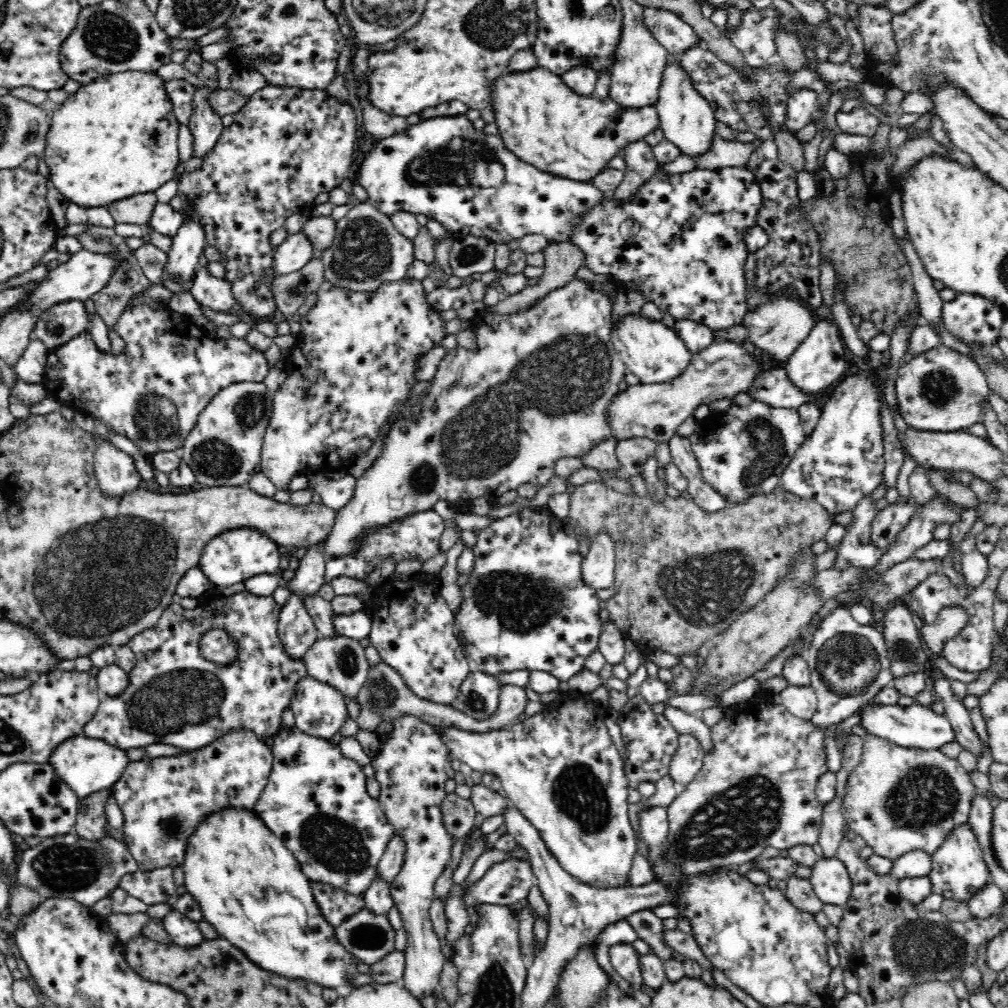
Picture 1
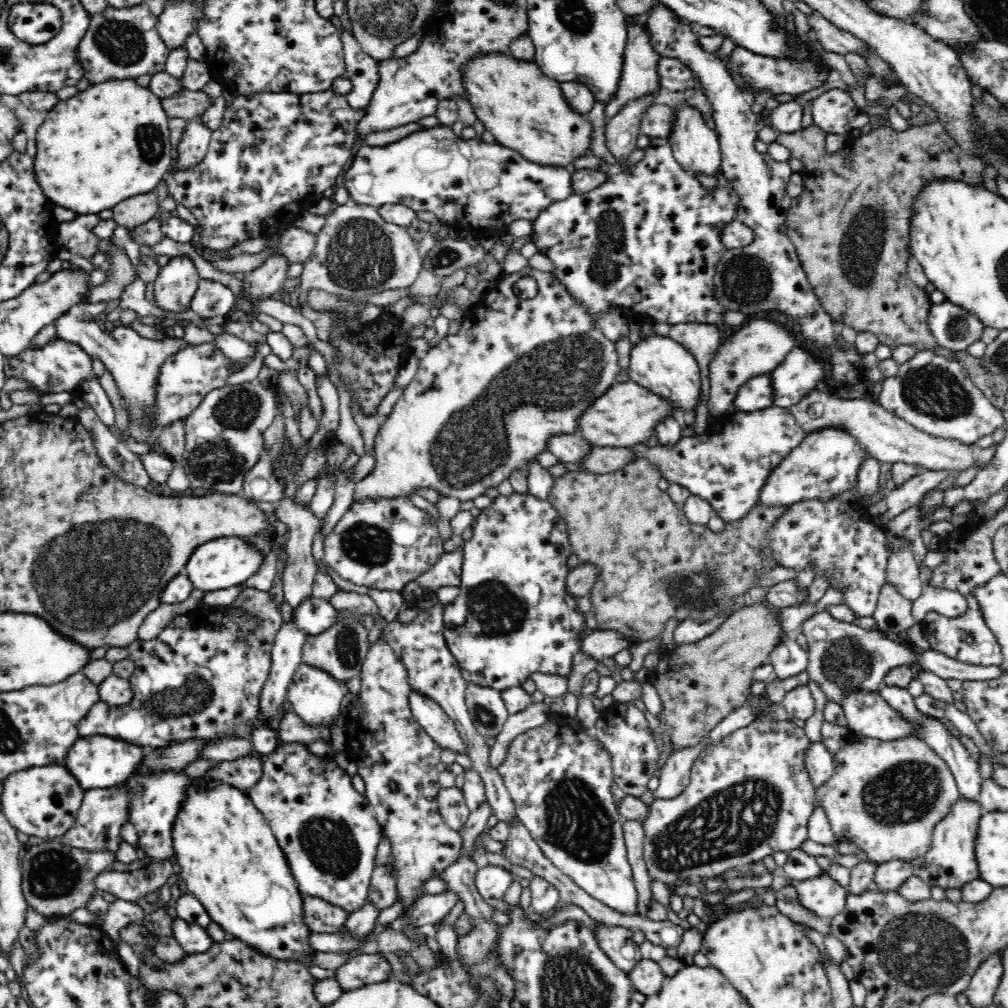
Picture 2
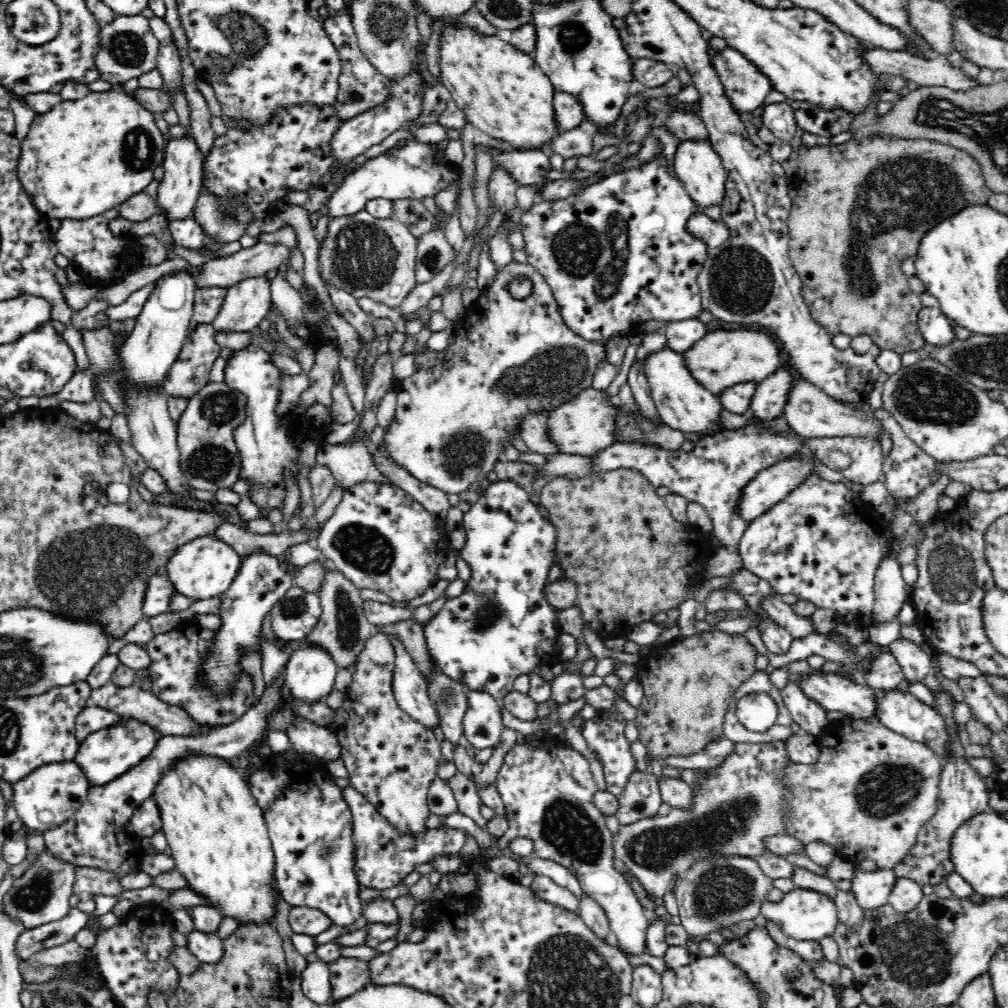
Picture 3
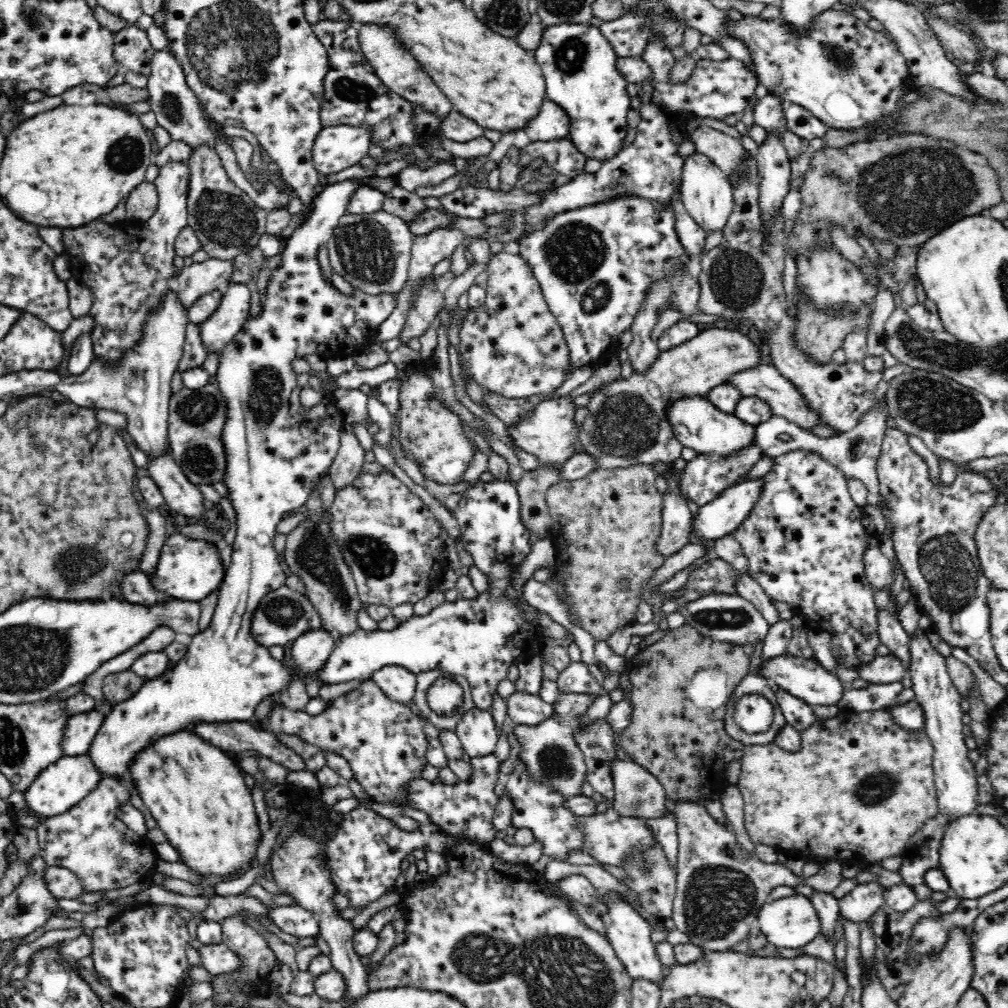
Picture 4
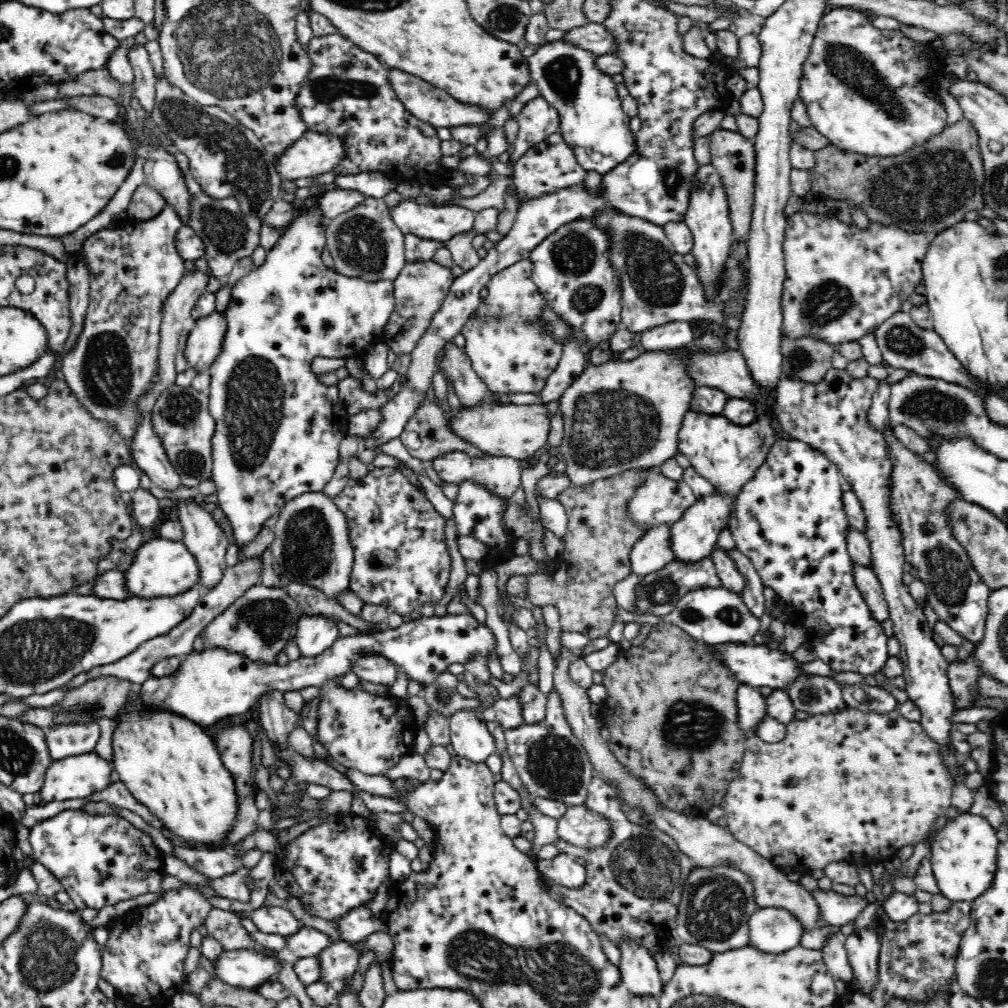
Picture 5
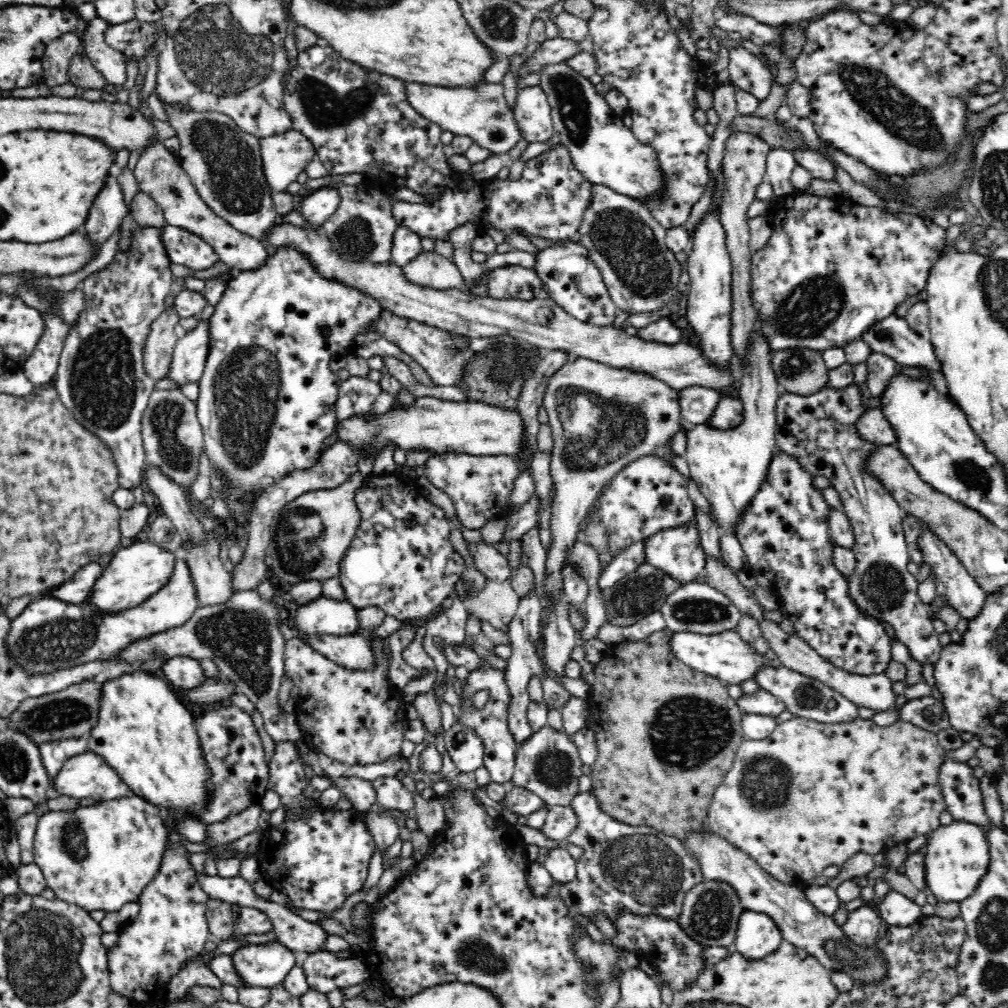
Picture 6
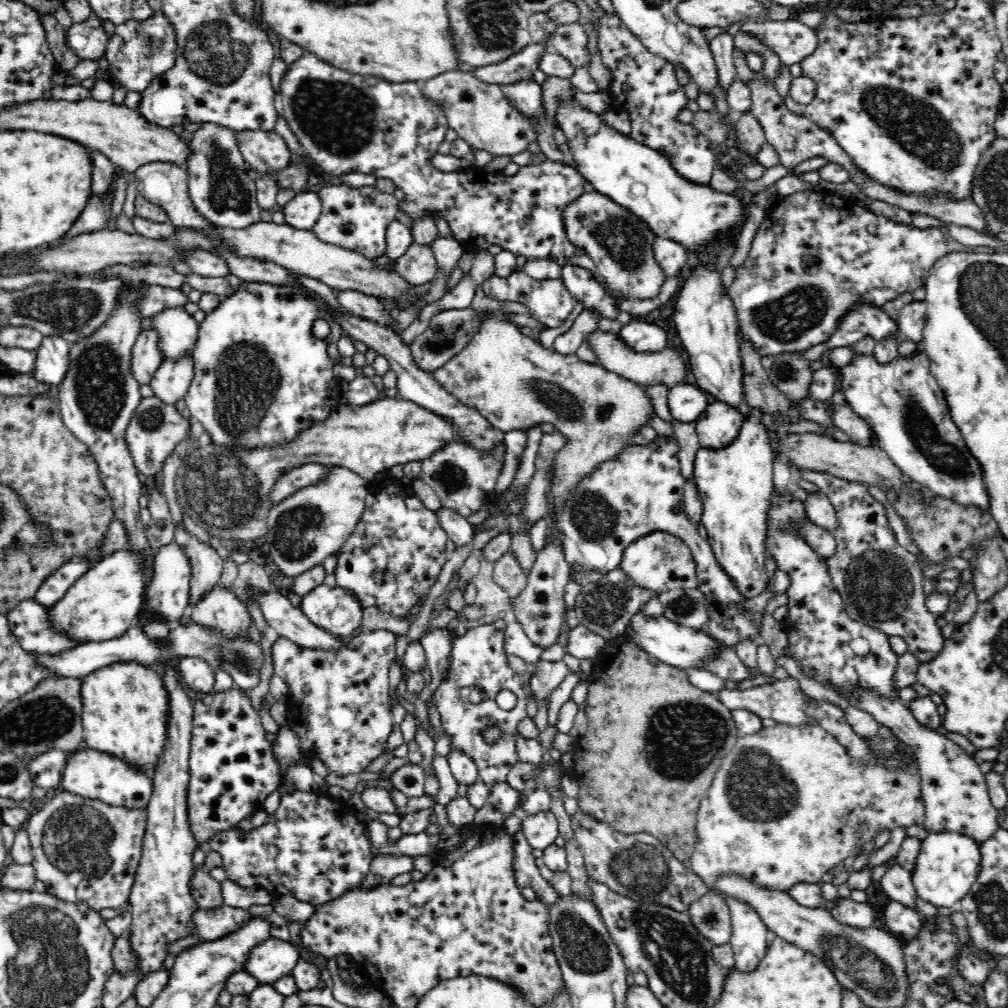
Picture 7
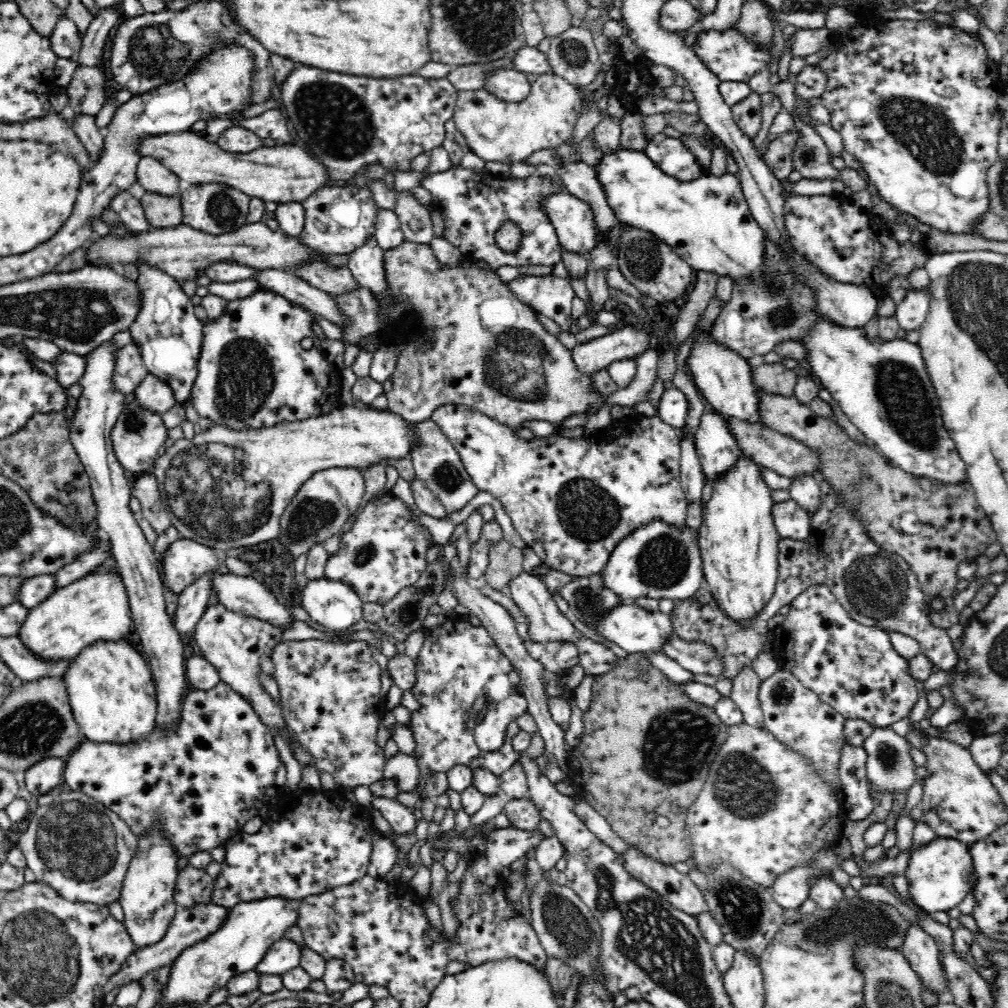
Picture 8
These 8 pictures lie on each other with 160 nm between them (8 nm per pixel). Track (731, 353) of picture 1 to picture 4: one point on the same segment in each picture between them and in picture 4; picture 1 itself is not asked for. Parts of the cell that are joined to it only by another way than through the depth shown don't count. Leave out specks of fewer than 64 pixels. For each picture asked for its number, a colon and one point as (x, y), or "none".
2: (626, 414)
3: (581, 426)
4: (548, 431)

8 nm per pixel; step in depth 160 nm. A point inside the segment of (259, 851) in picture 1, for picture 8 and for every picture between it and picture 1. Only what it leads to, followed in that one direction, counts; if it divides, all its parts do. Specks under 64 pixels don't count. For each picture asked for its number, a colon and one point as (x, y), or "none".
2: (231, 862)
3: (216, 833)
4: (196, 793)
5: (168, 763)
6: (144, 731)
7: (125, 708)
8: (111, 690)

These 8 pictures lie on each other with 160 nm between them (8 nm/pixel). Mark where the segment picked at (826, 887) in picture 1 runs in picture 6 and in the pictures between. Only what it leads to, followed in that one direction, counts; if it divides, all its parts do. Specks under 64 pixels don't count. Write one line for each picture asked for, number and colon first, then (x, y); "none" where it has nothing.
2: (822, 896)
3: (803, 915)
4: (791, 922)
5: (772, 930)
6: (757, 935)

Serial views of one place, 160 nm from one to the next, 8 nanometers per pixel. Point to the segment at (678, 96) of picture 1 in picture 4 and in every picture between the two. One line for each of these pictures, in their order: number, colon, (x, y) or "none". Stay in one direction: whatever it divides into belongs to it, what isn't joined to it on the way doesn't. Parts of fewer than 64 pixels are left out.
2: (695, 146)
3: (698, 166)
4: (707, 196)

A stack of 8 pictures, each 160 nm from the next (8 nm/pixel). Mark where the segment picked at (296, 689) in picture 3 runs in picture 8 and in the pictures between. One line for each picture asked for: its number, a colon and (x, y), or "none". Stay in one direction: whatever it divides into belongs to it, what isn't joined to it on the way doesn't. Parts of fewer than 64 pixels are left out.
4: (311, 650)
5: (315, 633)
6: (323, 615)
7: (335, 610)
8: (334, 604)

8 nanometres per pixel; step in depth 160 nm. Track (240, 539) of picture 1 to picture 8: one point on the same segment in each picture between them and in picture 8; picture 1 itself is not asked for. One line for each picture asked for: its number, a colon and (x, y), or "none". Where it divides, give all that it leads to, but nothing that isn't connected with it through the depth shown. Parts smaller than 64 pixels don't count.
2: (223, 562)
3: (203, 568)
4: (187, 569)
5: (161, 567)
6: (133, 573)
7: (103, 603)
8: (95, 607)

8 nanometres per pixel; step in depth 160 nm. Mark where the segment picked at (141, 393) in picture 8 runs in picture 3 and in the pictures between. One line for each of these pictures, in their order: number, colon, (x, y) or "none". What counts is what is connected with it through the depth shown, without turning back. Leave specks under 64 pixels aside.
3: (245, 304)
4: (216, 332)
5: (203, 344)
6: (189, 355)
7: (170, 382)

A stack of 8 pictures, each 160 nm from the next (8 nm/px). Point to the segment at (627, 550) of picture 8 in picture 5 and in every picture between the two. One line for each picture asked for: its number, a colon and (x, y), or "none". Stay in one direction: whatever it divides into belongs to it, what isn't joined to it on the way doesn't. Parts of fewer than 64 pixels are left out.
5: (692, 537)
6: (678, 552)
7: (659, 562)

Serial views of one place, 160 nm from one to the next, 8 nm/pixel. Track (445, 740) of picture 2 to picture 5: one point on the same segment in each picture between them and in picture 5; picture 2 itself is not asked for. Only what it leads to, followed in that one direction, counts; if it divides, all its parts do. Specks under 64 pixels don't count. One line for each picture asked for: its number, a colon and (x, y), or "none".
3: (409, 687)
4: (398, 684)
5: (374, 668)

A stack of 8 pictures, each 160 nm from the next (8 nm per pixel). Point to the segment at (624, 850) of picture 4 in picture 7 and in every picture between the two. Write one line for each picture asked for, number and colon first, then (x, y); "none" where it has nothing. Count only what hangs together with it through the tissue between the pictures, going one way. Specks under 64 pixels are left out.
5: (578, 826)
6: (560, 820)
7: (541, 828)

